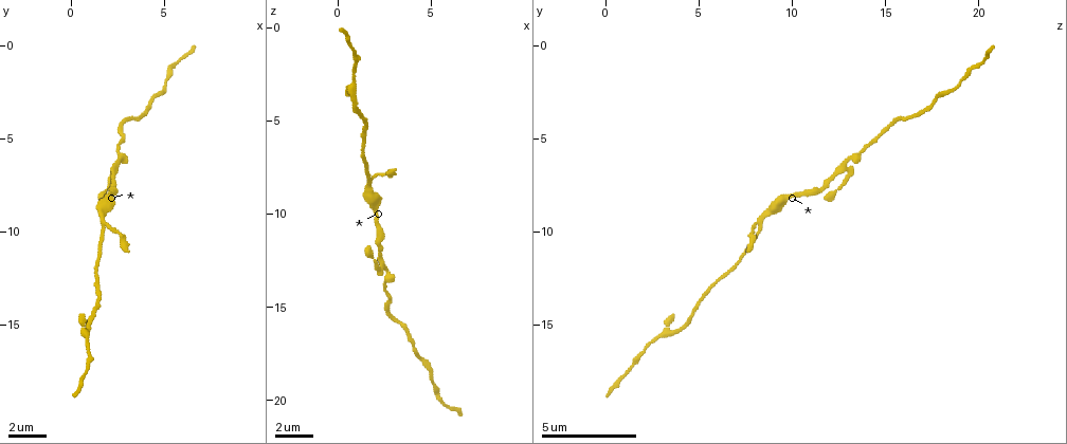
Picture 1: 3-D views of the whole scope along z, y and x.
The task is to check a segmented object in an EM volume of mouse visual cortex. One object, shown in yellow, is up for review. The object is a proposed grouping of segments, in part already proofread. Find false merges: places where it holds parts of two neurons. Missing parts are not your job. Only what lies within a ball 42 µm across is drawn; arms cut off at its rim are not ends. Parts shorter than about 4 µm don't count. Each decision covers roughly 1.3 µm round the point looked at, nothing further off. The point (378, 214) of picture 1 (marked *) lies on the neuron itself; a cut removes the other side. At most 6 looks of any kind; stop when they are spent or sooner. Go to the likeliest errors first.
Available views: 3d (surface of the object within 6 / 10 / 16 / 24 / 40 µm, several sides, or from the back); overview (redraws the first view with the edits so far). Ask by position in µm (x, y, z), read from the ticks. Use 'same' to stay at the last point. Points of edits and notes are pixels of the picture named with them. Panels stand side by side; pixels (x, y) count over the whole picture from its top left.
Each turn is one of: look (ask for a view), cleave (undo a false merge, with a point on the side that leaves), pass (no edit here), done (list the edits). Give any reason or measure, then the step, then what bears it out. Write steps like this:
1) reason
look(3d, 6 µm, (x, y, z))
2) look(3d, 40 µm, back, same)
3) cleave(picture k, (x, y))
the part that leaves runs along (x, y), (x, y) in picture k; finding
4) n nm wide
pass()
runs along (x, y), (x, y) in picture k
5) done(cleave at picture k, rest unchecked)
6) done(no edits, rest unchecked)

small branch off a trunk
look(3d, 6 µm, (1.7, 9.4, 8.5))

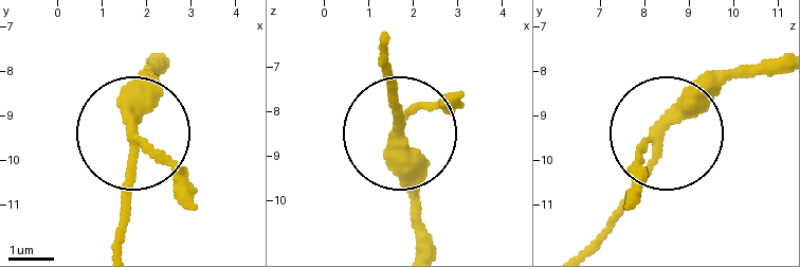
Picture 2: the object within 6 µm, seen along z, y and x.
240 nm wide
pass()
one neuron here

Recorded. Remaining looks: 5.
sudden change in width
look(3d, 10 µm, (0.8, 15.4, 3.1))

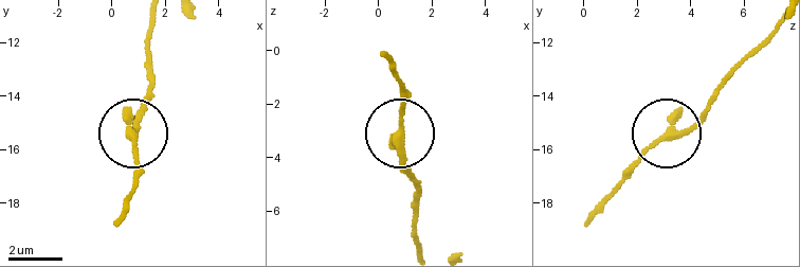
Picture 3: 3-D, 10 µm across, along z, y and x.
3 arms
pass()
all the same neuron

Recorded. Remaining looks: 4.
two arms in line, one across
look(3d, 6 µm, (2.2, 7.0, 12.2))

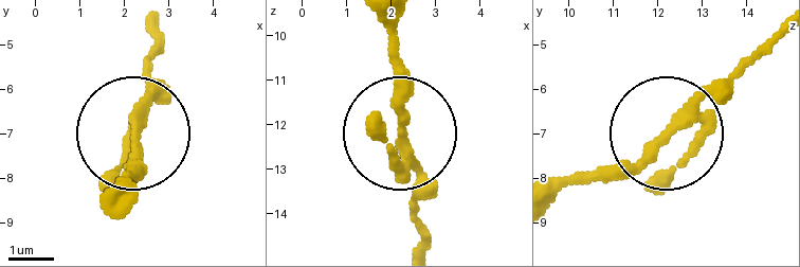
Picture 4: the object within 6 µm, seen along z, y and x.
look(3d, 6 µm, back, (2.30, 7.10, 12.20))

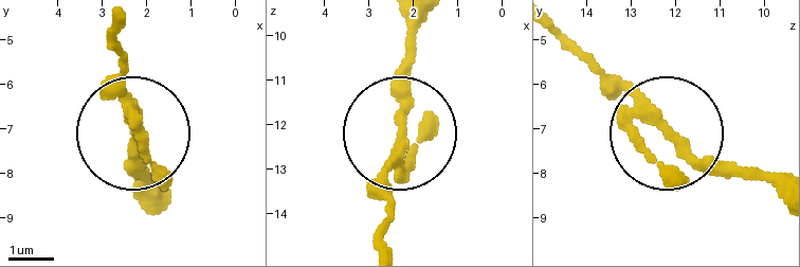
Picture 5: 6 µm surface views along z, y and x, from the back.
230 nm wide
pass()
runs along (405, 38), (394, 213) in picture 5; all the same neuron

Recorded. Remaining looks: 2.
done(no edits, rest unchecked)

